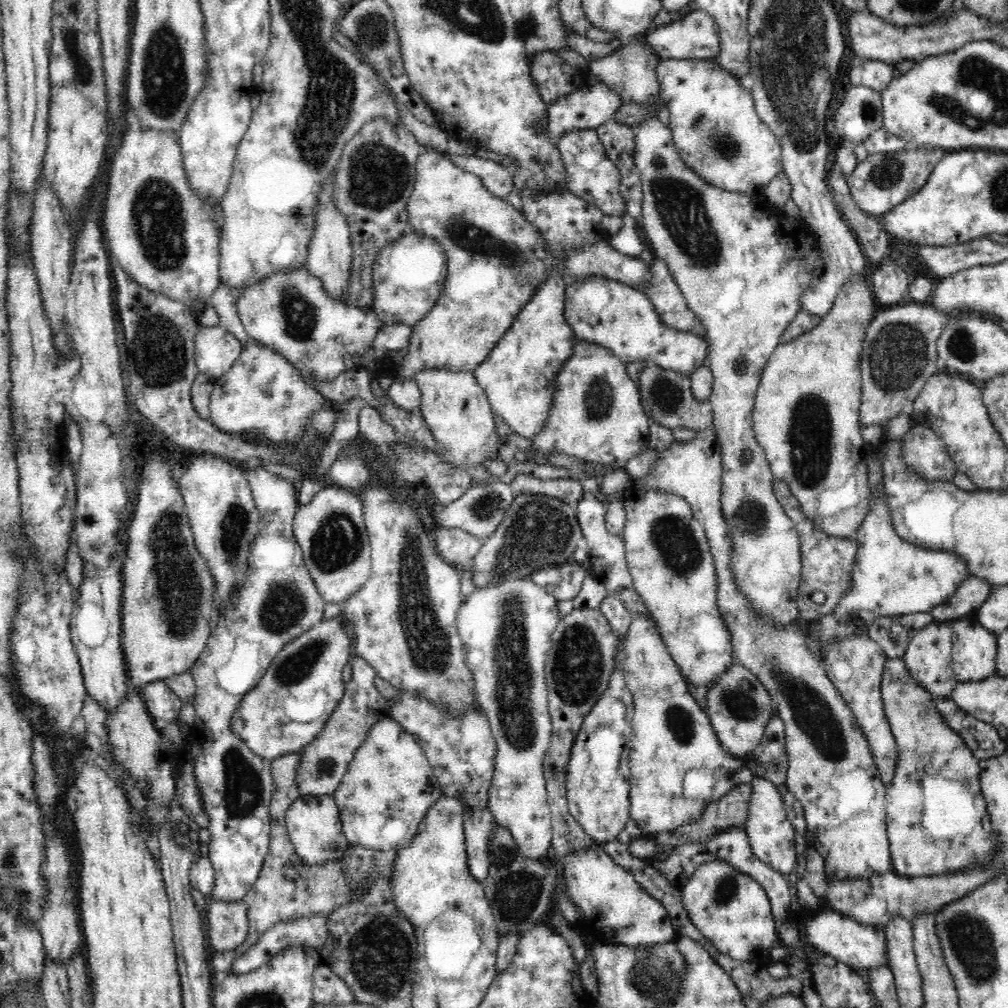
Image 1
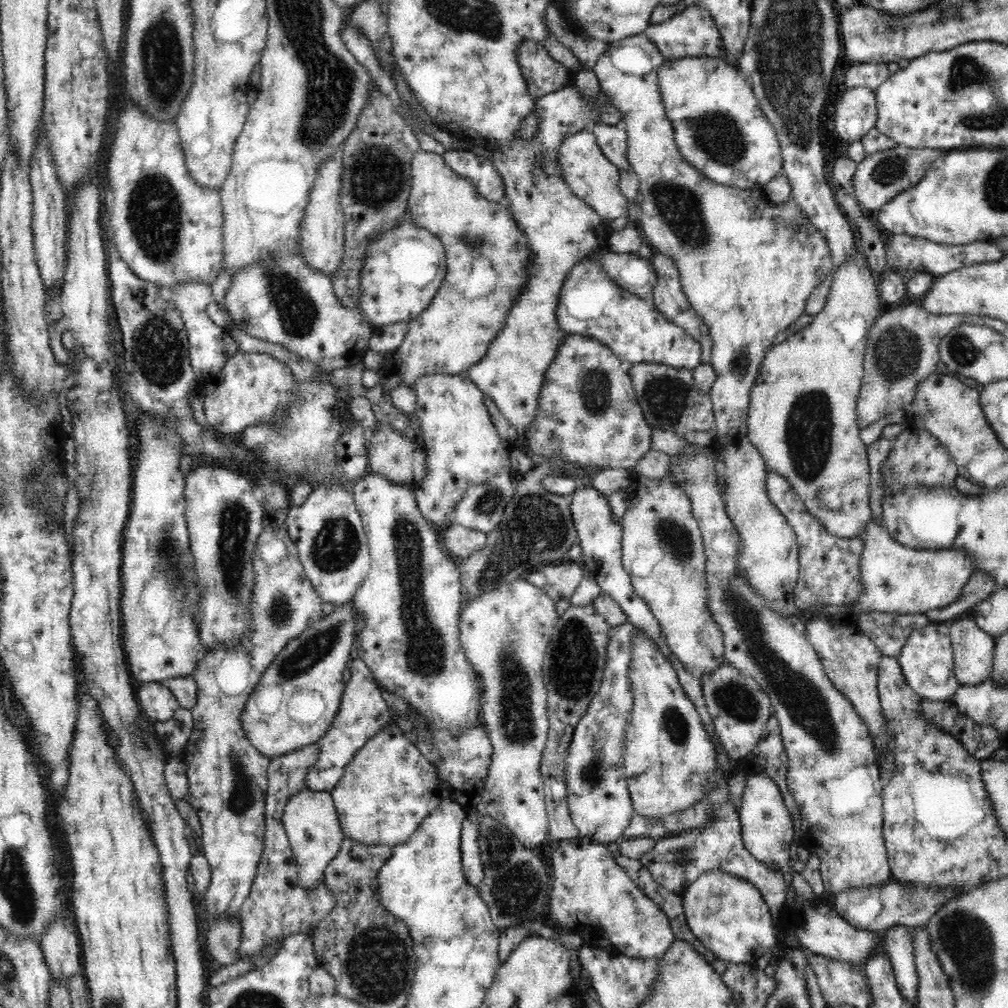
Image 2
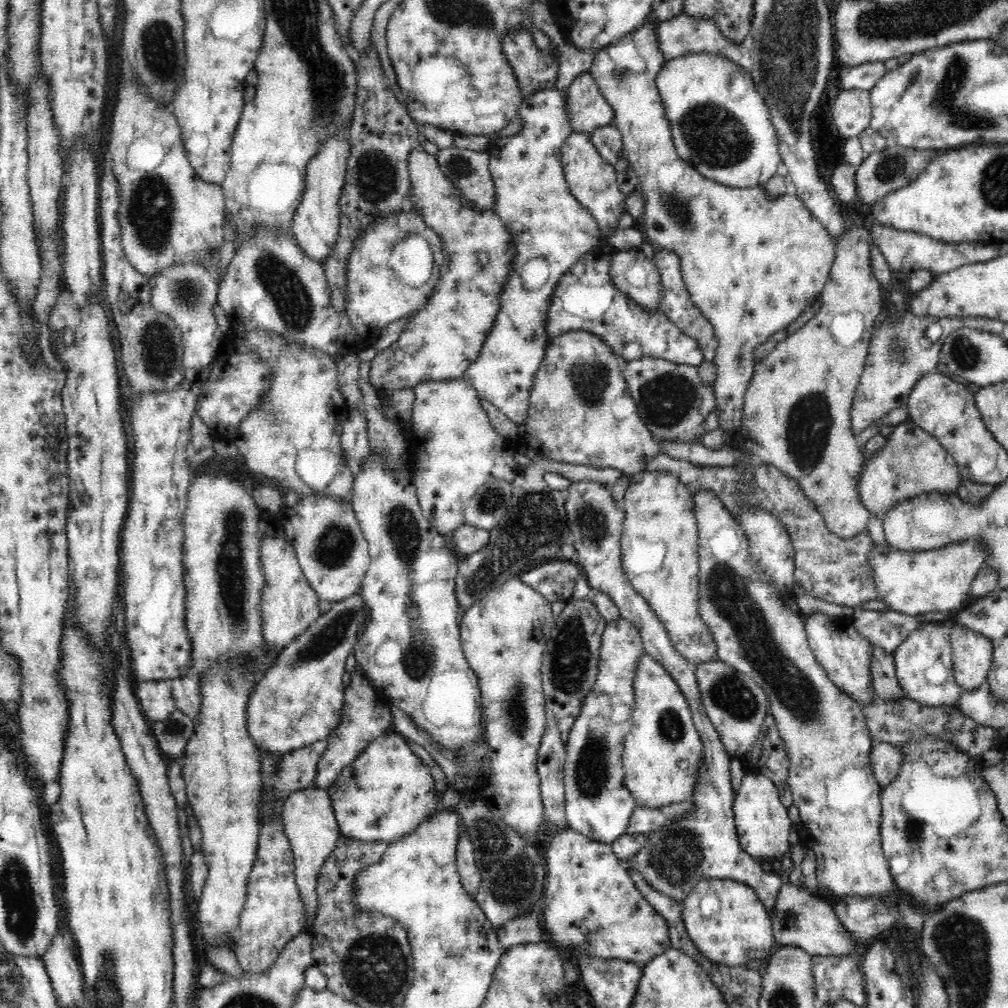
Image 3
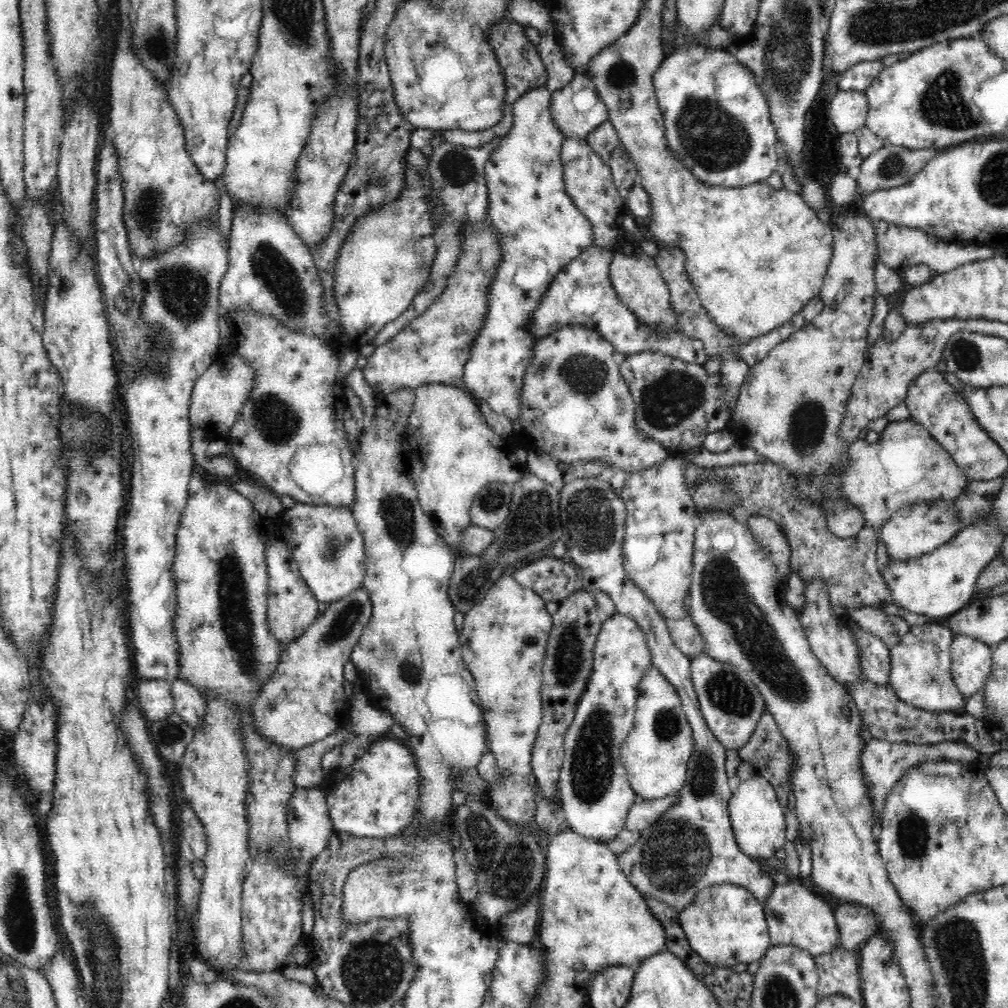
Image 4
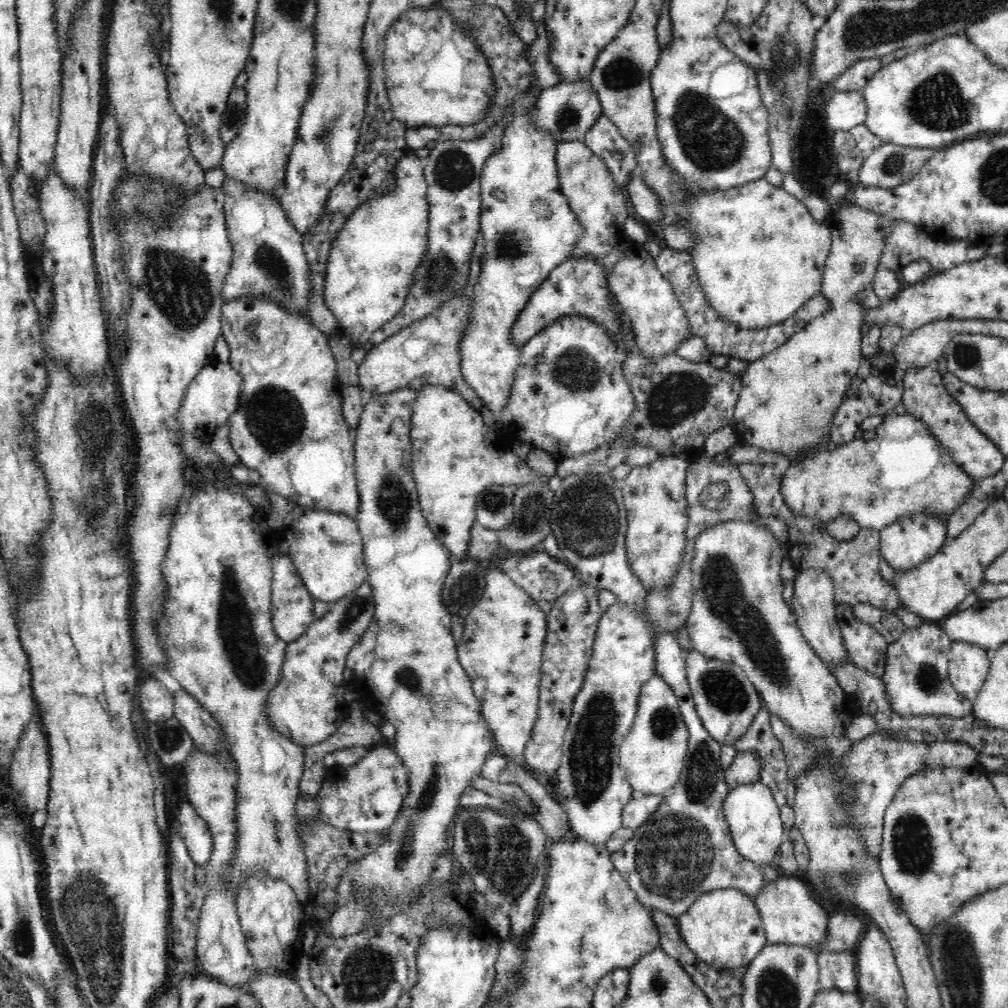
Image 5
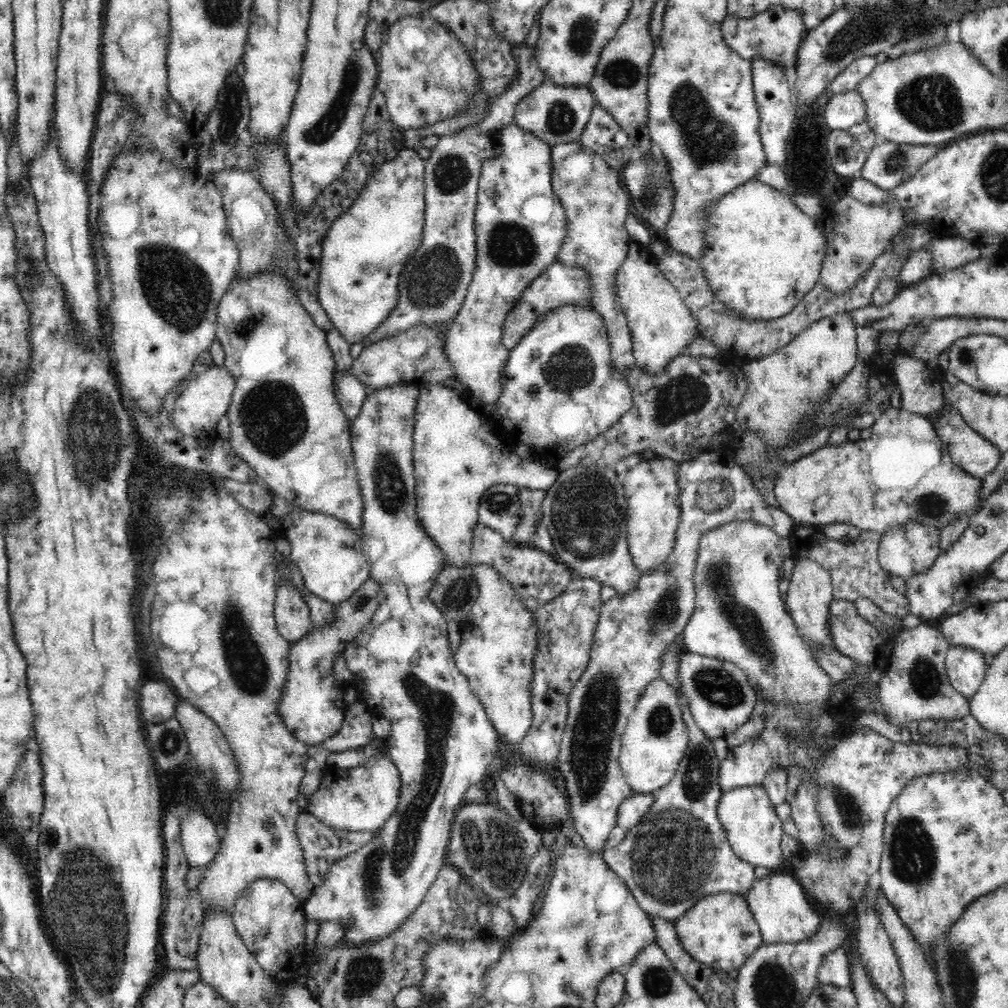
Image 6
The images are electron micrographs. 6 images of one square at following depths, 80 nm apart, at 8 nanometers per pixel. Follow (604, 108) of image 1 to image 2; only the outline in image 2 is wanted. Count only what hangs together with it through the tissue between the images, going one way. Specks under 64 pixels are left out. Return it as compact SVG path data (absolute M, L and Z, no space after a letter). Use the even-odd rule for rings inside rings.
M574 86L537 97L531 115L533 133L511 143L486 146L503 180L504 203L512 209L516 226L527 236L532 263L542 266L536 278L527 280L513 300L504 326L490 342L484 358L468 370L469 379L496 403L500 412L521 436L534 420L539 407L544 373L551 365L561 340L568 334L559 328L556 307L569 270L596 248L604 245L610 230L601 216L580 200L562 178L559 148L565 138L598 122L599 108L610 103L601 92L596 100L584 98Z

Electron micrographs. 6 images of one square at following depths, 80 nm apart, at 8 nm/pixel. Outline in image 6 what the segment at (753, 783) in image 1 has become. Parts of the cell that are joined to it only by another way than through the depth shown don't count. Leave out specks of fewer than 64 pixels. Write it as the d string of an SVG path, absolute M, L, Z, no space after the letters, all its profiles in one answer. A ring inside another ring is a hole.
M742 786L723 792L717 804L718 820L727 832L727 839L732 850L740 860L749 862L754 867L764 866L773 871L780 868L784 856L780 849L783 822L776 815L775 805L770 800L767 790L762 786Z

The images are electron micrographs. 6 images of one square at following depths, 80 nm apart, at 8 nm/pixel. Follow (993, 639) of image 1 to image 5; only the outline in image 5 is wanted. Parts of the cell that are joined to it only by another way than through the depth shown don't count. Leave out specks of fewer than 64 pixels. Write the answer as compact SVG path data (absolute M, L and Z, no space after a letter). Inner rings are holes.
M958 640L952 642L948 662L953 687L974 702L989 673L988 652L975 644Z

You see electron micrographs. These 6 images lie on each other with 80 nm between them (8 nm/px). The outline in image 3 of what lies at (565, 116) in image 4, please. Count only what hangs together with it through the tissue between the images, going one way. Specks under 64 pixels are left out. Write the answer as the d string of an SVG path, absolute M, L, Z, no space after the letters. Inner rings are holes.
M580 73L564 93L573 133L591 133L596 128L613 123L616 116L614 109L602 96L592 73Z

